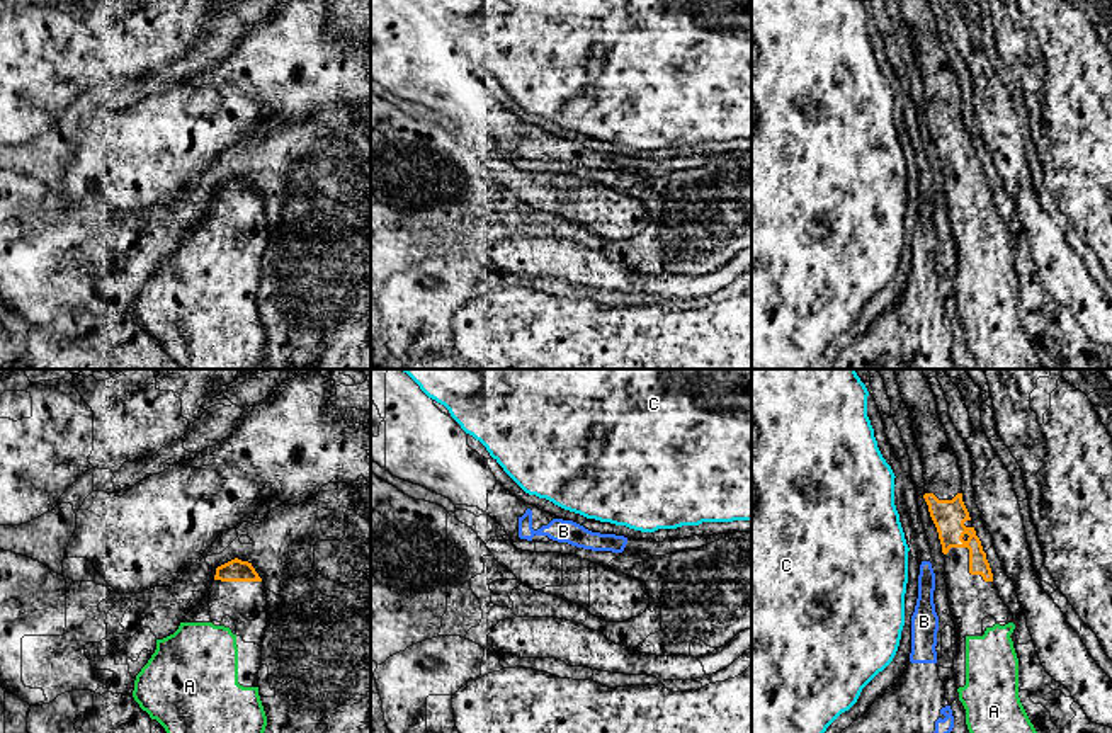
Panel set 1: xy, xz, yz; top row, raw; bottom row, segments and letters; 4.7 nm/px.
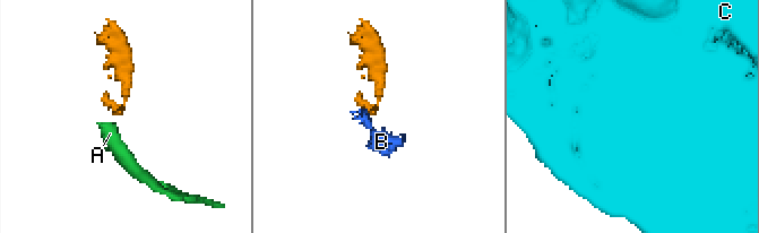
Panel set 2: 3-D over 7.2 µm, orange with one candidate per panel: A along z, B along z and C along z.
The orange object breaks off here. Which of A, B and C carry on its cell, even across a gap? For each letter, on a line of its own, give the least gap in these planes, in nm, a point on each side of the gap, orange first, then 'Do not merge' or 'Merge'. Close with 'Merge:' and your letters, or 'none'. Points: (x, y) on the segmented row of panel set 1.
A: Distance 200 nm. Across: xy (221, 580), (211, 623). Merge
B: Distance 80 nm. Across: yz (942, 551), (930, 563). Do not merge
C: Distance 140 nm. Across: yz (924, 497), (895, 505). Do not merge
Merge: A

